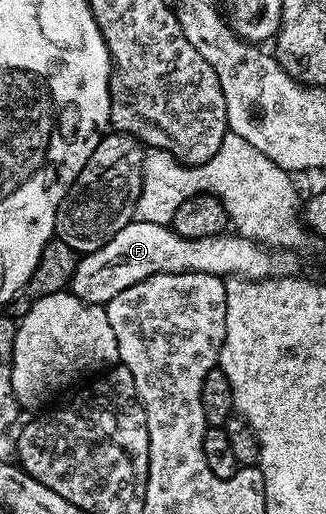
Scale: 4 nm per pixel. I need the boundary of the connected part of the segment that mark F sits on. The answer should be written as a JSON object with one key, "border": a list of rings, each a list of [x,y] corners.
{"border":[[[135,218],[128,226],[124,226],[124,230],[120,230],[120,234],[100,246],[100,250],[79,255],[68,288],[84,303],[104,306],[109,300],[116,298],[116,294],[128,290],[128,286],[136,286],[136,282],[144,282],[144,278],[152,278],[161,272],[203,272],[223,278],[242,276],[246,280],[269,280],[271,276],[281,276],[287,271],[285,258],[287,259],[285,255],[237,234],[223,234],[212,238],[184,238],[176,234],[173,227]]]}

